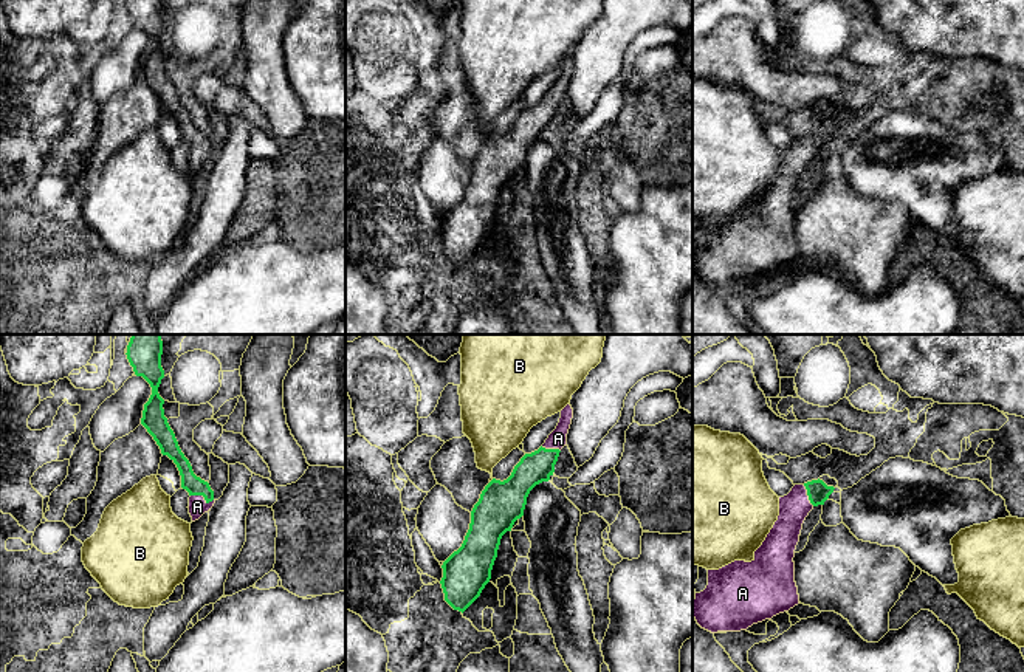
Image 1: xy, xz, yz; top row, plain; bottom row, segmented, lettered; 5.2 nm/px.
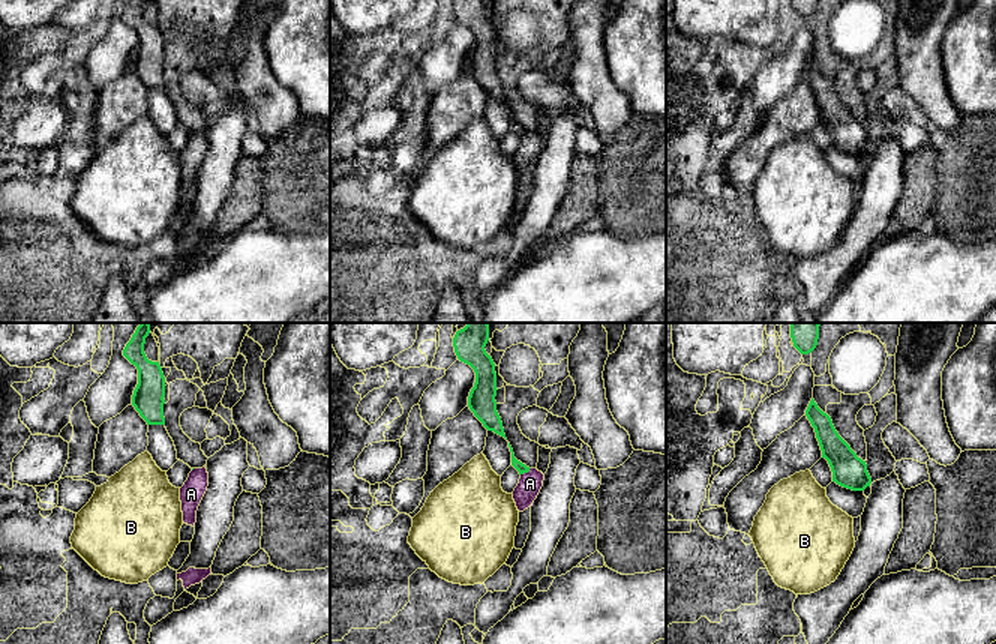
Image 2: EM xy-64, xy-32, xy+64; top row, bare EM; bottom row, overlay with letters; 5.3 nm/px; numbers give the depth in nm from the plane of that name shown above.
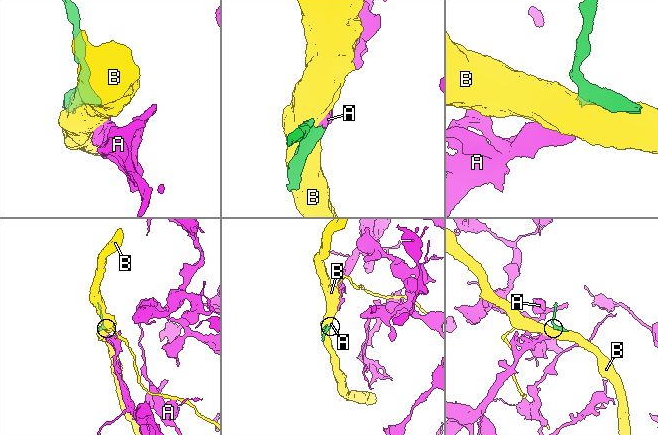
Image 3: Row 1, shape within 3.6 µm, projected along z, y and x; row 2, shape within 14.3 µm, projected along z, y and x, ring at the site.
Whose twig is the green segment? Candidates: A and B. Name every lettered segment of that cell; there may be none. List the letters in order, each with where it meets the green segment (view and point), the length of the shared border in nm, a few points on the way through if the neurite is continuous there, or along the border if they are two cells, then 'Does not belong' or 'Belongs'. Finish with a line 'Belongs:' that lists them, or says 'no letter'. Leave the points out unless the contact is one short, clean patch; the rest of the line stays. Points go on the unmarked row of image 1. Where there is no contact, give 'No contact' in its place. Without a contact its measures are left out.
A: Touches green at xy (202, 147). Shared border 120 nm. Path across: xy (194, 138), (202, 147), (197, 160). Belongs
B: Touches green at xz (491, 133). Shared border 30 nm. Does not belong
Belongs: A

